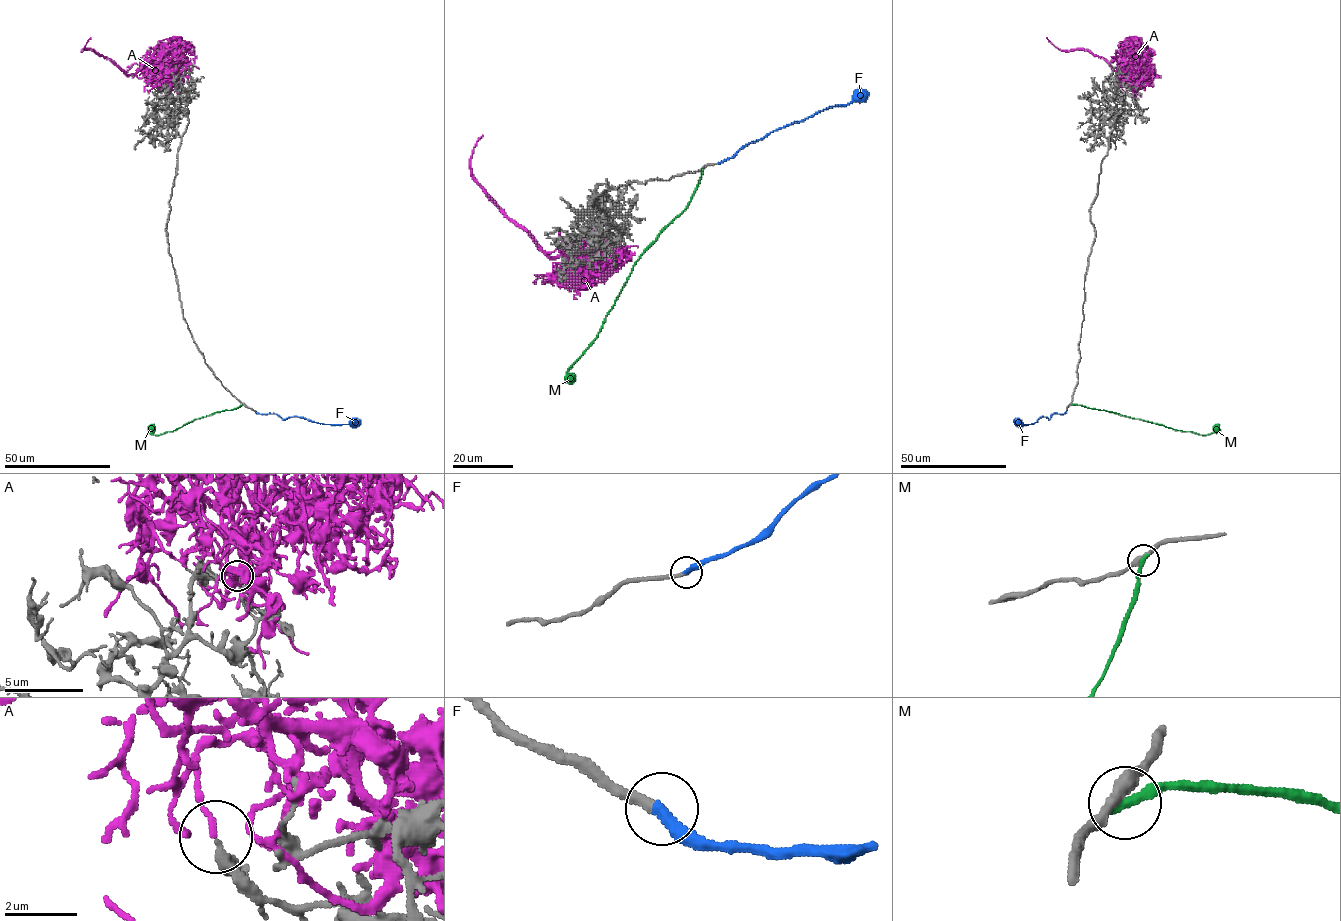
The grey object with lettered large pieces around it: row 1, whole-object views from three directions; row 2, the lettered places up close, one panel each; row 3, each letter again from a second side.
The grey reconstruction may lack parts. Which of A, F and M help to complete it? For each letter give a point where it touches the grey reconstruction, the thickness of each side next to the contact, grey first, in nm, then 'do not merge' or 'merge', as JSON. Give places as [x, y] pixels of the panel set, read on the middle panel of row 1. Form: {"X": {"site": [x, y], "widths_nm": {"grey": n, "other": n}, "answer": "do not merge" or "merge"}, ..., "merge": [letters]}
{"A": {"site": [571, 258], "widths_nm": {"grey": 280, "other": 150}, "answer": "do not merge"}, "F": {"site": [718, 163], "widths_nm": {"grey": 260, "other": 360}, "answer": "do not merge"}, "M": {"site": [703, 168], "widths_nm": {"grey": 320, "other": 300}, "answer": "do not merge"}, "merge": []}

